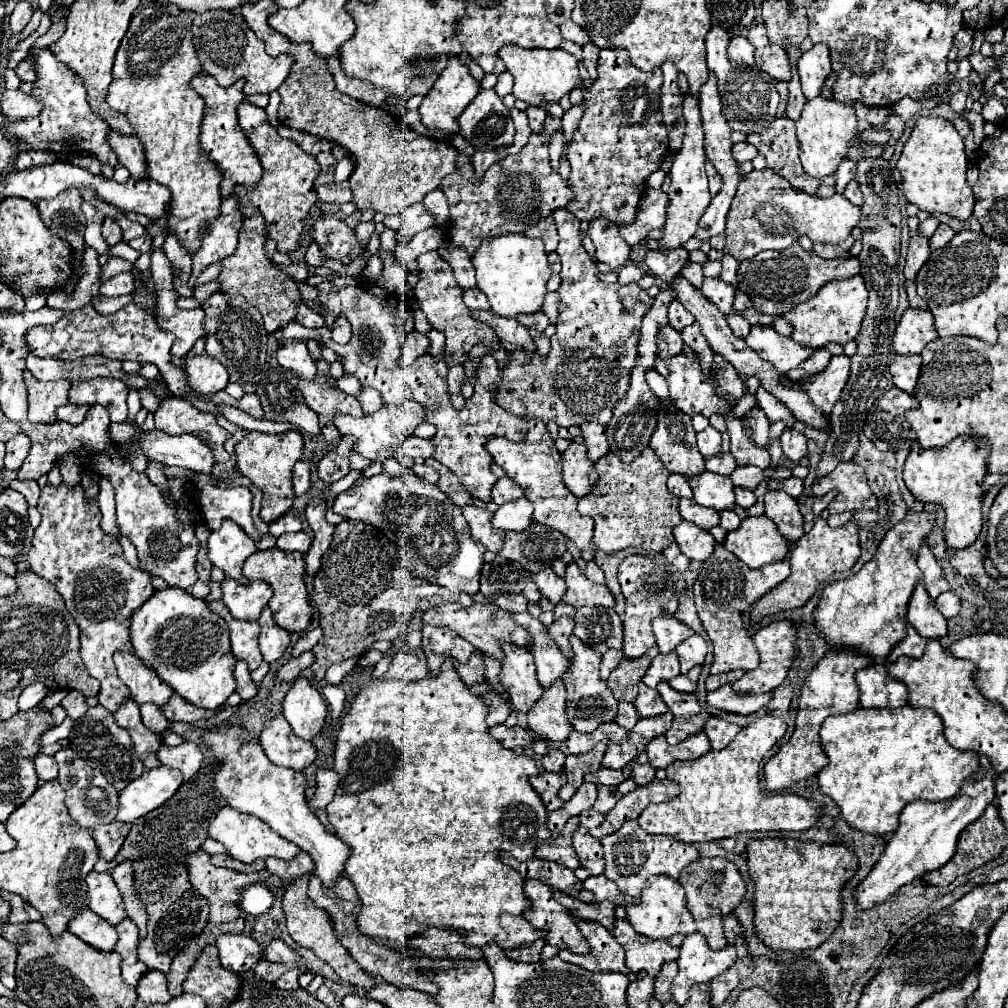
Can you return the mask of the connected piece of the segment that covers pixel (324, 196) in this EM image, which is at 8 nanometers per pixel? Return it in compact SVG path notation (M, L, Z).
M331 182L325 186L317 188L317 196L323 202L349 202L351 200L351 190L349 190L349 182Z

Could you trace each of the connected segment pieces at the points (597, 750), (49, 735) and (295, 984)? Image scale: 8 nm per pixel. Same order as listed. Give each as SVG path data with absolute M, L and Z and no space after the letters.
M599 742L591 752L577 754L577 756L567 756L567 762L565 762L567 784L559 790L561 800L569 800L575 794L575 790L583 784L585 774L589 774L593 770L599 770L601 758L605 754L605 746L607 746L607 742Z
M65 718L59 726L51 728L49 732L43 732L43 734L41 734L41 740L39 740L41 748L43 748L43 746L47 746L47 744L55 744L55 742L59 742L59 740L67 738L67 736L69 736L69 732L71 732L71 728L73 728L73 720L71 720L71 718Z
M299 968L289 970L289 972L285 972L285 974L275 982L275 986L281 988L281 990L297 990L297 988L299 988L299 976L301 976L301 974L303 974L303 972L301 972Z

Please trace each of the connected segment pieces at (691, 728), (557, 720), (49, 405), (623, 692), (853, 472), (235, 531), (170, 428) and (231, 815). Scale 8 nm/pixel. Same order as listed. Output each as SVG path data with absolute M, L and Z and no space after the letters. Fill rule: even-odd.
M659 682L657 692L661 694L669 712L673 714L673 724L665 732L665 738L669 744L679 744L685 738L703 730L703 726L709 718L709 712L703 712L703 708L699 706L699 702L693 694L677 692L667 682Z
M557 678L549 688L545 688L541 698L527 712L527 726L541 738L557 742L567 740L573 726L569 726L565 714L565 686L561 678Z
M29 370L23 372L23 380L27 386L27 400L29 400L29 422L55 422L55 408L67 404L69 382L65 380L51 380L41 382Z
M651 646L647 650L647 654L643 654L639 658L623 658L621 660L621 664L611 672L611 676L607 680L607 686L617 700L633 702L633 698L637 698L637 684L641 682L645 670L649 668L651 658L657 654L659 654L657 646Z
M841 462L829 476L813 484L815 496L825 496L829 490L837 490L835 500L827 506L831 514L845 510L867 510L877 506L877 498L867 484L865 472L855 462Z
M225 520L219 530L211 532L207 550L213 566L221 568L229 578L237 580L239 584L249 582L247 578L243 578L241 568L243 568L243 562L253 552L257 552L257 546L255 546L255 540L247 536L235 522Z
M165 398L159 408L155 410L155 428L167 434L193 434L205 436L205 444L215 454L215 464L227 462L231 456L225 450L225 442L233 436L225 428L217 426L217 420L211 412L201 412L185 398Z
M227 806L223 810L219 810L217 816L213 818L213 822L209 824L209 838L215 838L221 844L225 844L227 852L233 858L241 860L241 862L253 862L257 858L269 858L269 856L291 860L293 856L299 854L299 846L295 846L293 842L287 842L285 838L281 838L265 822L261 822L261 818L237 812L237 810L227 808Z

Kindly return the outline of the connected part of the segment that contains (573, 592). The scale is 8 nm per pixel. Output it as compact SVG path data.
M575 562L567 564L563 578L567 582L567 592L563 596L565 604L571 604L573 608L581 608L581 606L613 608L615 606L615 598L609 592L609 588L603 584L595 584L591 580L587 580Z

